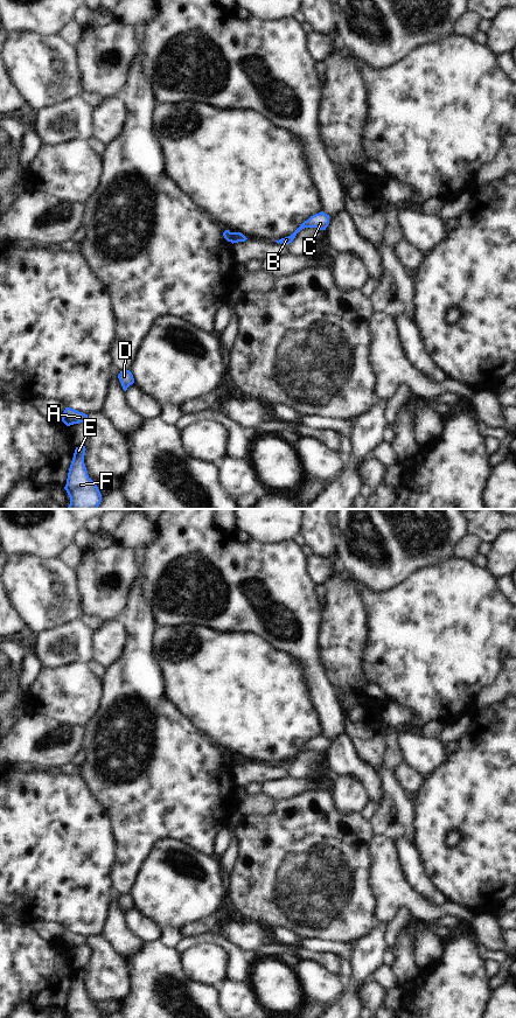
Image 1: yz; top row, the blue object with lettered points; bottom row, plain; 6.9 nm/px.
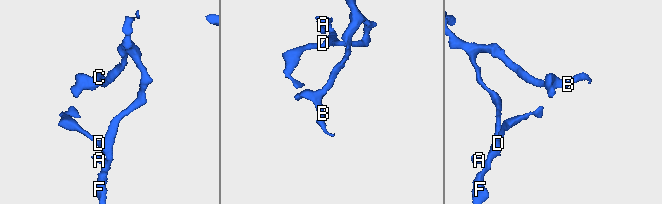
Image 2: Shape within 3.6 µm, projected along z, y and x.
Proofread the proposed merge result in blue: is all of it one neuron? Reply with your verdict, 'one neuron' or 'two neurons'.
two neurons

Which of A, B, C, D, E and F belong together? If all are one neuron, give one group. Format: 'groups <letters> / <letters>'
groups A D E F / B C

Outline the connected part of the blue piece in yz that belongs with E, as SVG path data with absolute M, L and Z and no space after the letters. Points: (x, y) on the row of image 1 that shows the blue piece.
M85 446L76 447L74 458L69 468L67 484L64 489L70 497L70 504L68 509L98 509L102 502L102 494L89 475L84 463Z

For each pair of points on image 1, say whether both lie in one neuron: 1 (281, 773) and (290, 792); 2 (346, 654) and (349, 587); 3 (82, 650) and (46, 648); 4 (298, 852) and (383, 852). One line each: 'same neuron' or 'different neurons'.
1: different neurons
2: same neuron
3: same neuron
4: different neurons

